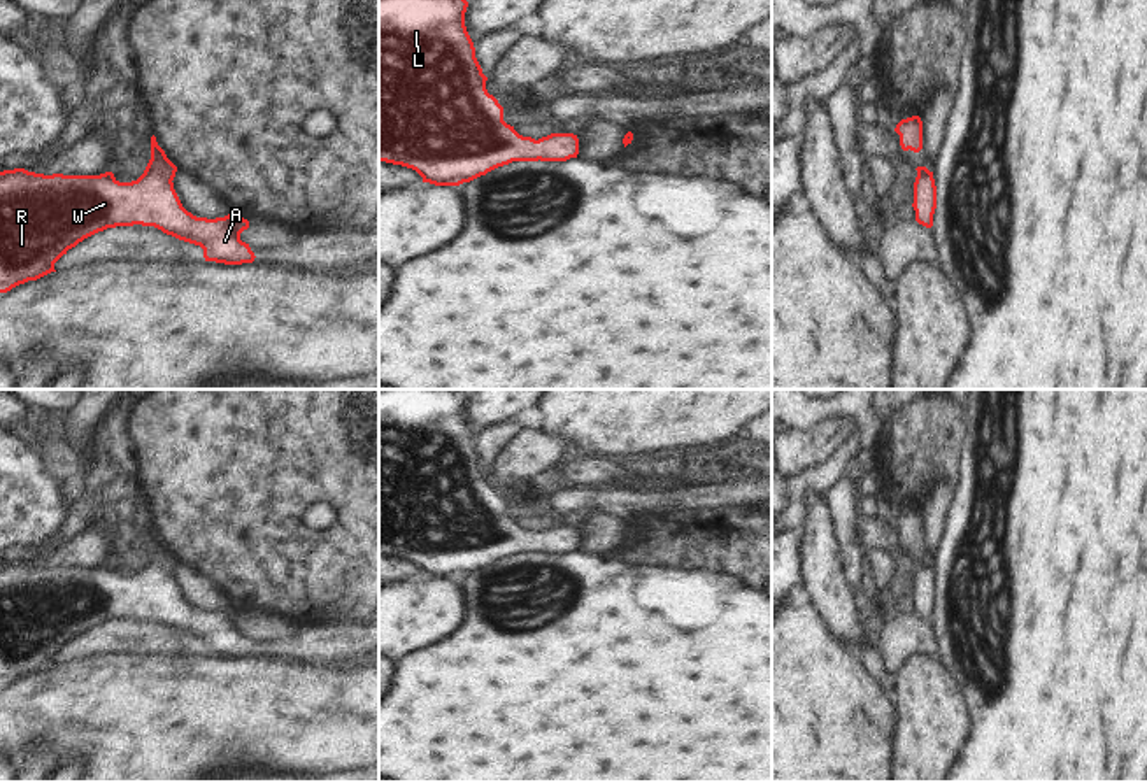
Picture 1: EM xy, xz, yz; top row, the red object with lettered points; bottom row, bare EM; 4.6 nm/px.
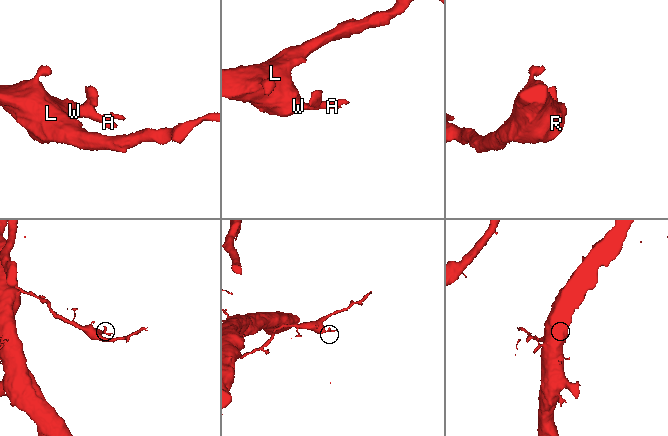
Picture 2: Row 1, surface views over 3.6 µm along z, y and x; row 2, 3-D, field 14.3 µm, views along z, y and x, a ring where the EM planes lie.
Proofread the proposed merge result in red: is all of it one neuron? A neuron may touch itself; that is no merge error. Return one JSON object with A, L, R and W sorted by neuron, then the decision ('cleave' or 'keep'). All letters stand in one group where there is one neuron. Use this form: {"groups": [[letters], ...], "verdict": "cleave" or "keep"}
{"groups": [["A", "L", "R", "W"]], "verdict": "keep"}

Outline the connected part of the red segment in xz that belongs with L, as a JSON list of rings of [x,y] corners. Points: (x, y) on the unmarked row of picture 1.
[[[379,389],[379,554],[412,561],[423,575],[460,579],[512,554],[577,551],[577,528],[535,533],[503,514],[465,419],[467,400],[463,389]]]

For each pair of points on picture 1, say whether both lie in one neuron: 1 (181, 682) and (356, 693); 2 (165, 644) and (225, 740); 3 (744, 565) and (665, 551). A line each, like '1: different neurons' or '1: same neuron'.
1: same neuron
2: different neurons
3: same neuron

